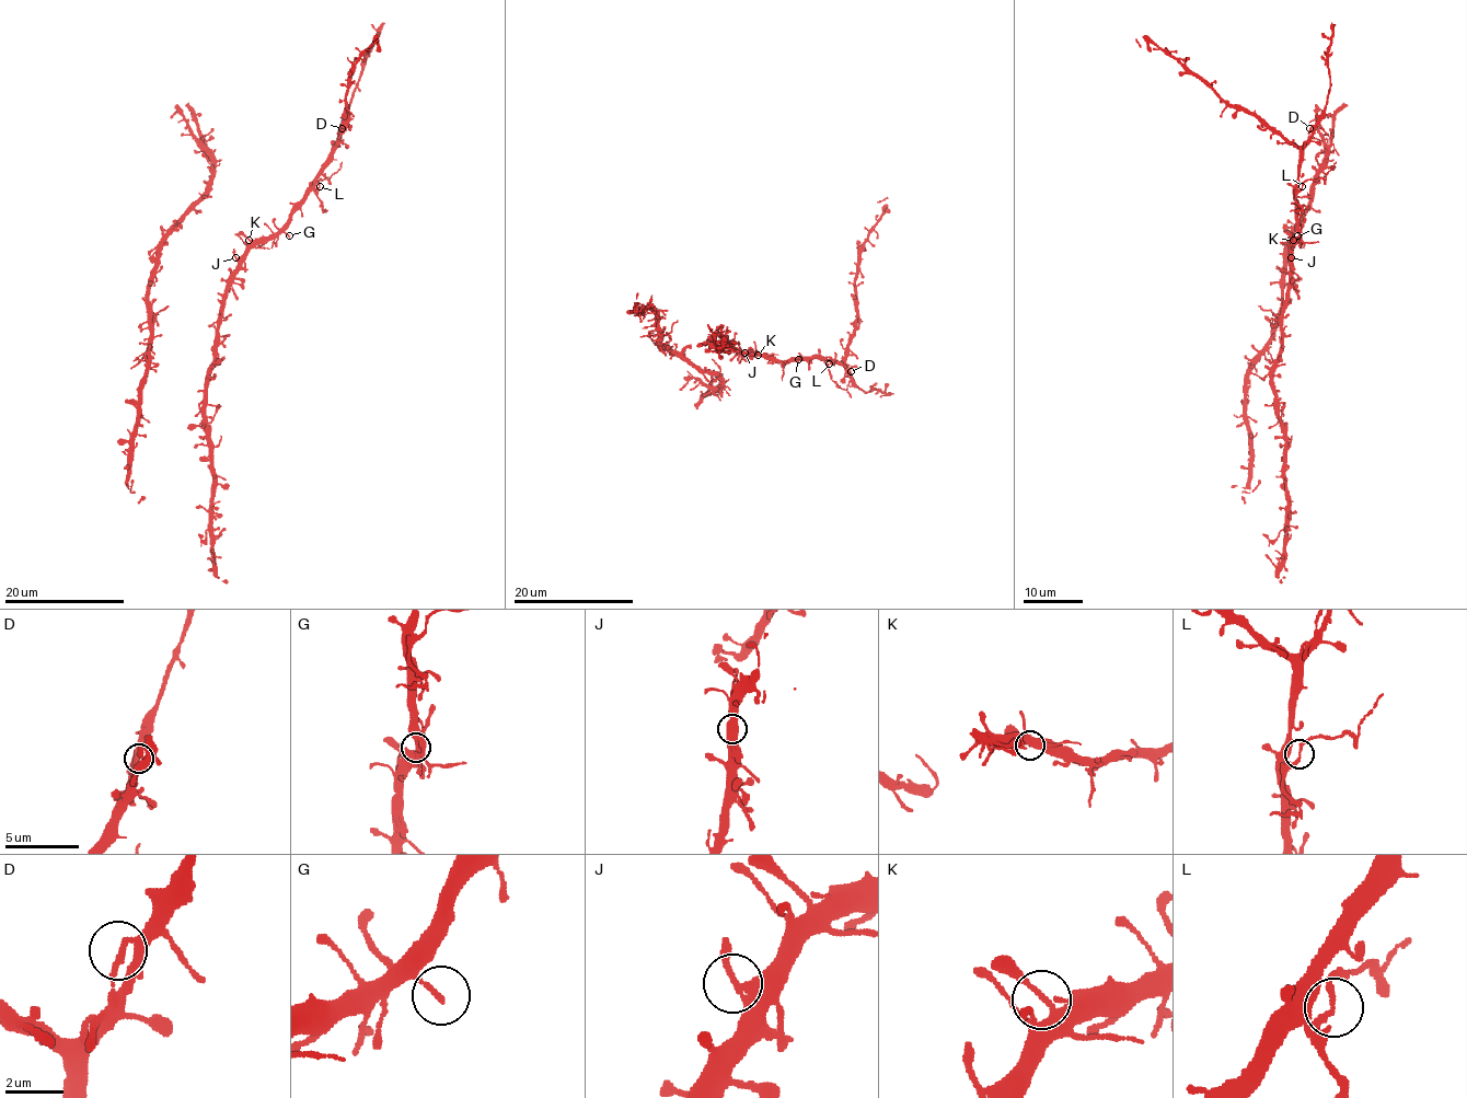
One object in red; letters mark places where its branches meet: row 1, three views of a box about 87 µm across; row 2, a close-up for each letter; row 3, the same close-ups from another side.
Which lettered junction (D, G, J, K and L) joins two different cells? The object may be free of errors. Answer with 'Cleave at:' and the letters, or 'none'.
Cleave at: L

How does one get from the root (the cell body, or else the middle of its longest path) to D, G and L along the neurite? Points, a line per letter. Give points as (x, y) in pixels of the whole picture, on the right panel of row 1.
D: (1291, 249), (1300, 234), (1296, 198), (1300, 151), (1308, 138), (1309, 128)
G: (1291, 249), (1300, 239), (1297, 232), (1297, 235)
L: (1291, 249), (1300, 234), (1295, 192), (1303, 186)

